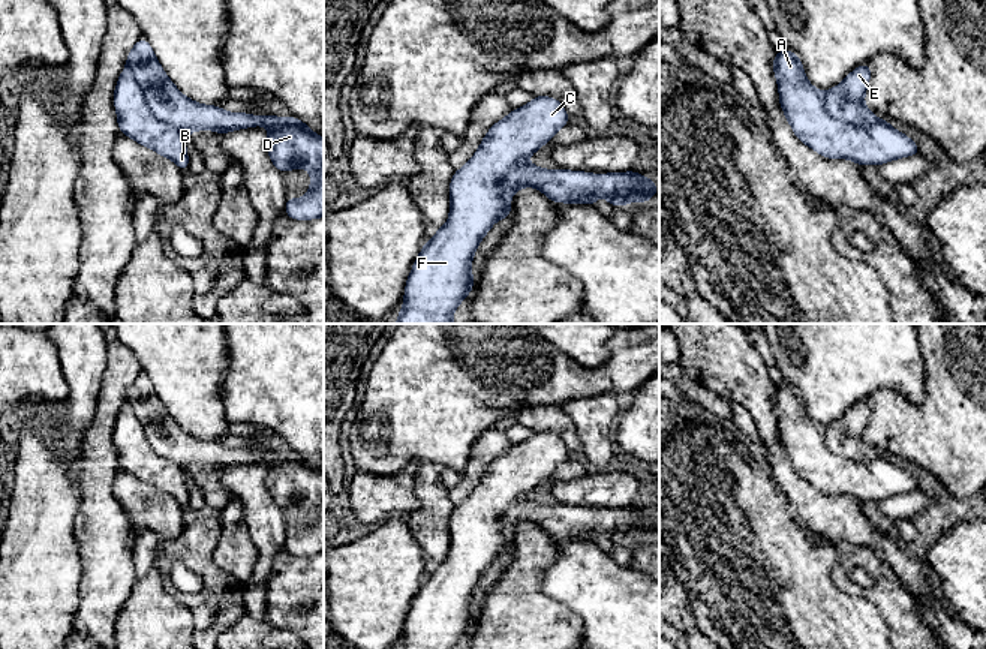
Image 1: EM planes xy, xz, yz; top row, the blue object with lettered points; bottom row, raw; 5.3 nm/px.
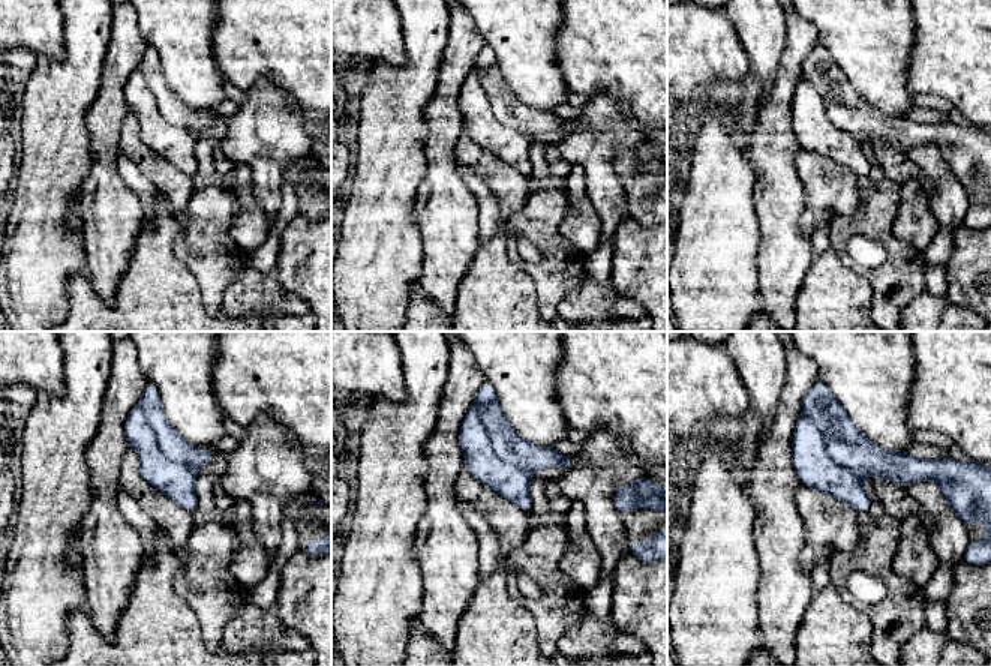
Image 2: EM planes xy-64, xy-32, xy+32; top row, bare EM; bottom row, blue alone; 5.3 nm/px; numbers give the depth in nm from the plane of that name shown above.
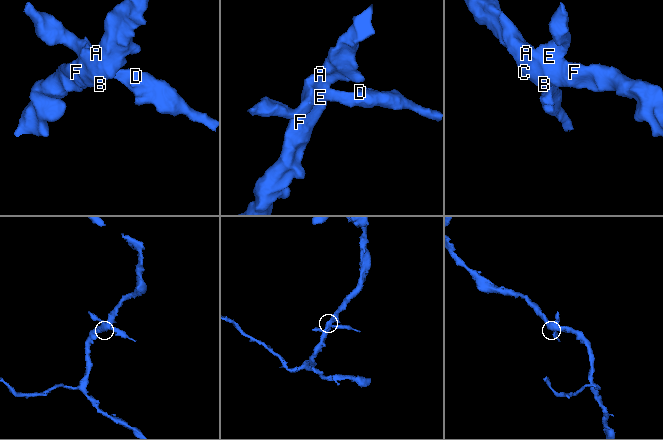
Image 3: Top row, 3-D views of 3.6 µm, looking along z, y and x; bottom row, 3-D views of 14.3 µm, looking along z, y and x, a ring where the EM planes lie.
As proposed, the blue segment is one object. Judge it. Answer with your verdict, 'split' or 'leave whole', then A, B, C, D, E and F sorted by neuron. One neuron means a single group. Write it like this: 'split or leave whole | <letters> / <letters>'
split | A B C F / D E

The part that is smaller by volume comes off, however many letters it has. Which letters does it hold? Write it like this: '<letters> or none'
D, E

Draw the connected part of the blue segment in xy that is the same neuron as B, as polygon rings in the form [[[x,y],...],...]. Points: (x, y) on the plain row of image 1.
[[[127,402],[118,411],[114,424],[114,444],[118,468],[154,486],[162,493],[171,495],[183,508],[189,505],[186,469],[153,451],[144,426]]]

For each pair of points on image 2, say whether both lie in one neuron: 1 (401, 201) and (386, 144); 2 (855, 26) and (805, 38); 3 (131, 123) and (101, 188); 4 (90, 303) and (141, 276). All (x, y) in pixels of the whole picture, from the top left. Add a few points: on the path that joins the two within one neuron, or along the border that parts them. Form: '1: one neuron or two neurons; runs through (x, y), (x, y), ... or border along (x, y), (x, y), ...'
1: one neuron; runs through (387, 188), (387, 158)
2: two neurons; border along (799, 15), (814, 26), (819, 42)
3: two neurons; border along (125, 117), (119, 153)
4: one neuron; runs through (107, 314), (117, 314), (138, 293)

